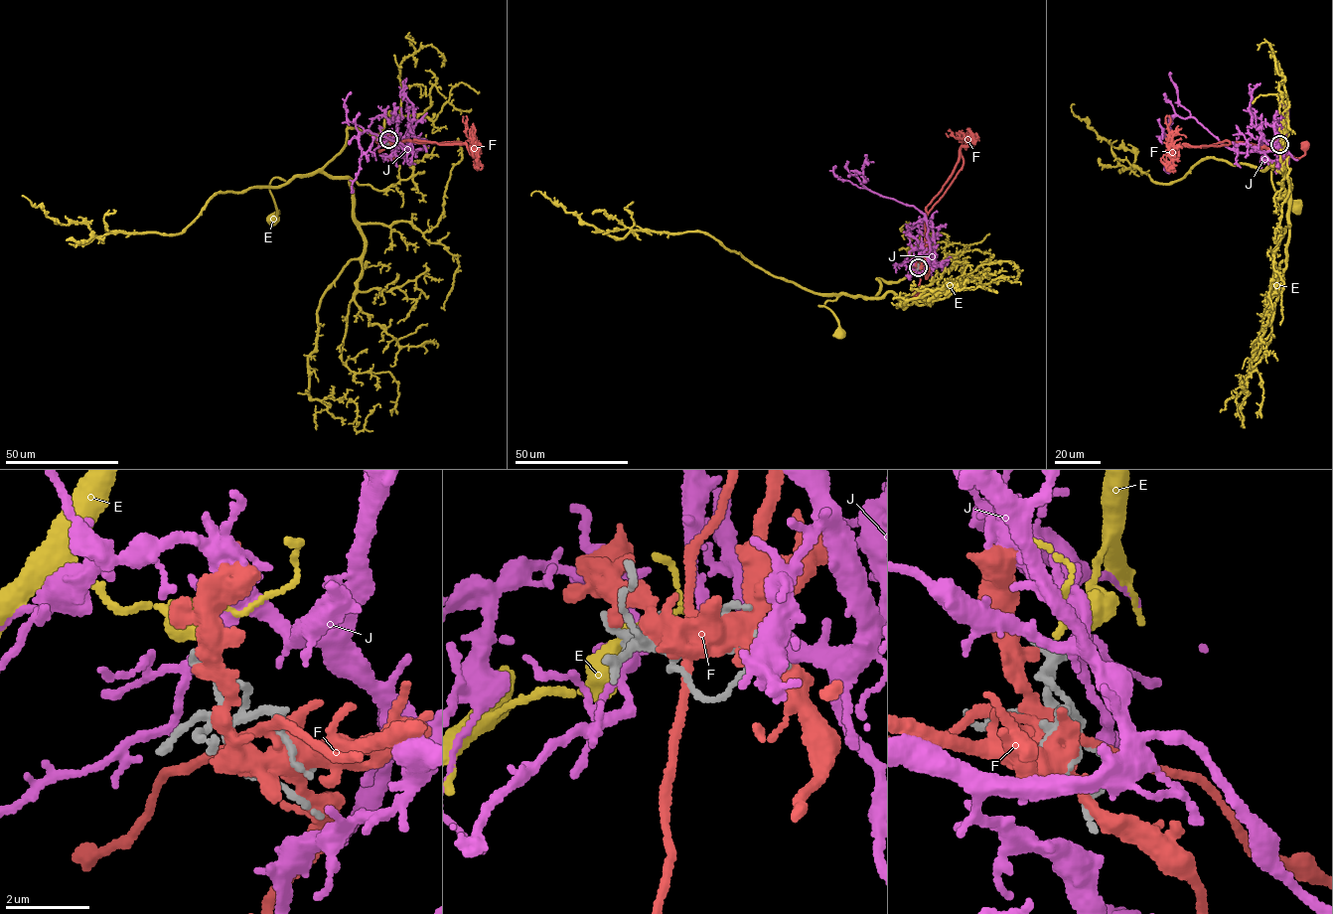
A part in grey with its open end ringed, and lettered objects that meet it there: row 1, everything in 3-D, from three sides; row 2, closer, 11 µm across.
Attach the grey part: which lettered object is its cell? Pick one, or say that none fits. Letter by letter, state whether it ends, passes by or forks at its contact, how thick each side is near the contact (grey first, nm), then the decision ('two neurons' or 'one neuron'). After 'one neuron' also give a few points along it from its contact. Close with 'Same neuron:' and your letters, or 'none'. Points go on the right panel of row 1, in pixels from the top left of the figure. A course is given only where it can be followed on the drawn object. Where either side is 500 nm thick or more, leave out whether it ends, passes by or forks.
E: it passes by | 240/280 nm | one neuron | via (1280, 144), (1288, 133), (1279, 126), (1288, 157), (1269, 165), (1272, 169), (1275, 163), (1271, 183), (1297, 207)
F: it passes by | 240/260 nm | two neurons
J: it forks | 240/240 nm | two neurons
Same neuron: E

